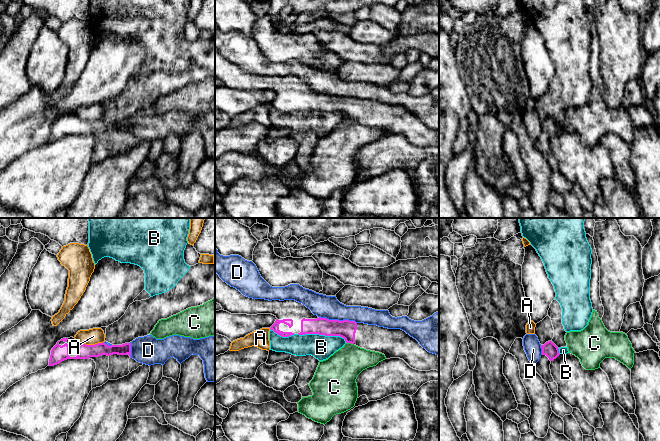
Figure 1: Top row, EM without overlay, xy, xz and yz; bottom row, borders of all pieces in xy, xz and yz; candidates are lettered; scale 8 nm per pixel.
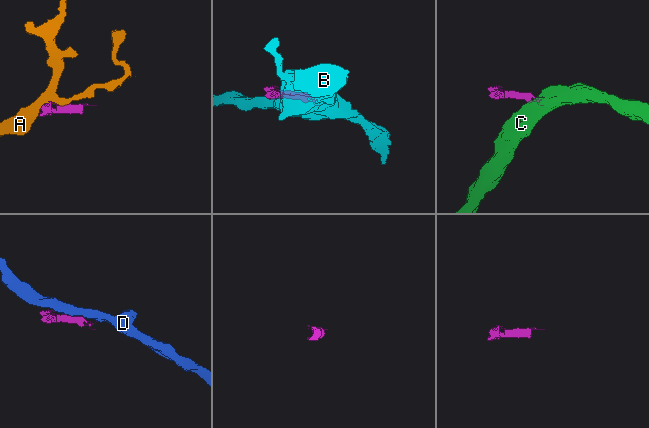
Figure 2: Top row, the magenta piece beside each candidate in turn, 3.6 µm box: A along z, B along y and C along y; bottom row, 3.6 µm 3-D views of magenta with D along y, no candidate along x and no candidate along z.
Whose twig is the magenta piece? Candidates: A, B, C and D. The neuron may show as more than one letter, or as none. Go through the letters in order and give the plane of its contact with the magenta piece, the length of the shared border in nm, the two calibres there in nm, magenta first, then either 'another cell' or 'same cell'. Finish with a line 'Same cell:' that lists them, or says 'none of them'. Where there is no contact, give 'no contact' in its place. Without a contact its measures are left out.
A: contact in xy; length 200 nm; calibres 120 and 130 nm; another cell
B: contact in xz; length 400 nm; calibres 150 and 190 nm; another cell
C: contact in xz; length 70 nm; calibres 150 and 280 nm; another cell
D: contact in xz; length 300 nm; calibres 150 and 180 nm; another cell
Same cell: none of them

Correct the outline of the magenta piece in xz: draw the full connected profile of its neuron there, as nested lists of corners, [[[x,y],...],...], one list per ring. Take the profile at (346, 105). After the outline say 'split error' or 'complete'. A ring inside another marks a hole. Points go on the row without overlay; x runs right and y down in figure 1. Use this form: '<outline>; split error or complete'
[[[215,49],[215,78],[231,90],[272,90],[277,95],[271,106],[282,113],[294,110],[340,112],[346,119],[379,128],[386,135],[403,135],[419,147],[439,147],[439,132],[428,128],[419,118],[401,105],[388,105],[377,101],[349,96],[329,96],[314,91],[295,76],[253,75],[231,63]]]; split error

